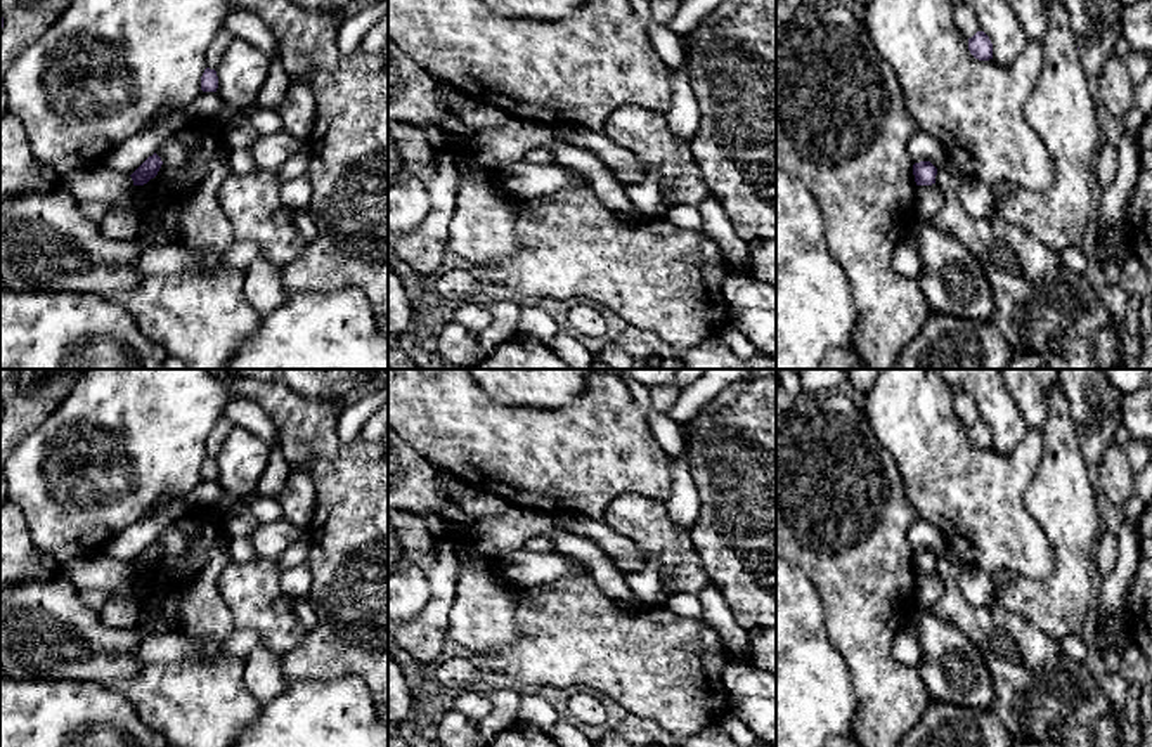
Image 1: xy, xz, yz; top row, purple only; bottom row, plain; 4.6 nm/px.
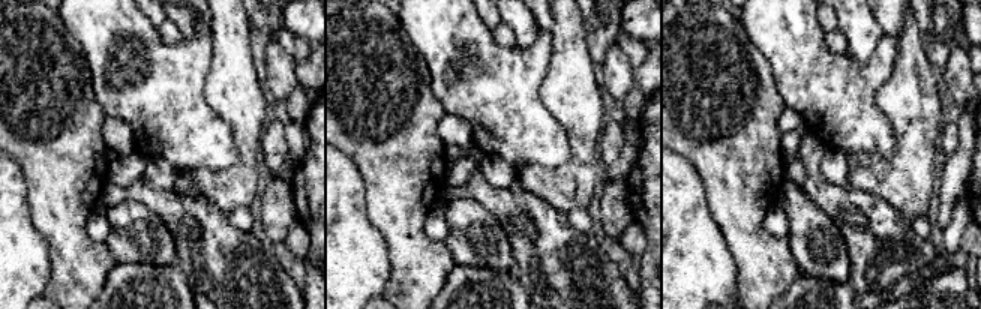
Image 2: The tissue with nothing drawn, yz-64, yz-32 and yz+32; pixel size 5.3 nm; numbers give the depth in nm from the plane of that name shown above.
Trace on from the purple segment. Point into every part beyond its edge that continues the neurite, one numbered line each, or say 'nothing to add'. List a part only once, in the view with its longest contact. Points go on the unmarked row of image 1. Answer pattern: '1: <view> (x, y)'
nothing to add

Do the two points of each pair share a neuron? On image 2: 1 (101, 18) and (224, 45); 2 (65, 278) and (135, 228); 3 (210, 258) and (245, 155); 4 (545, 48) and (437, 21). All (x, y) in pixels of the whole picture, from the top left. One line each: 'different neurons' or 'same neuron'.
1: different neurons
2: different neurons
3: different neurons
4: same neuron

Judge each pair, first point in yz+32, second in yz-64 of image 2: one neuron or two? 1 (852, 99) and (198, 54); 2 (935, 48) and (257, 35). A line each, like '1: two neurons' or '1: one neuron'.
1: one neuron
2: one neuron

